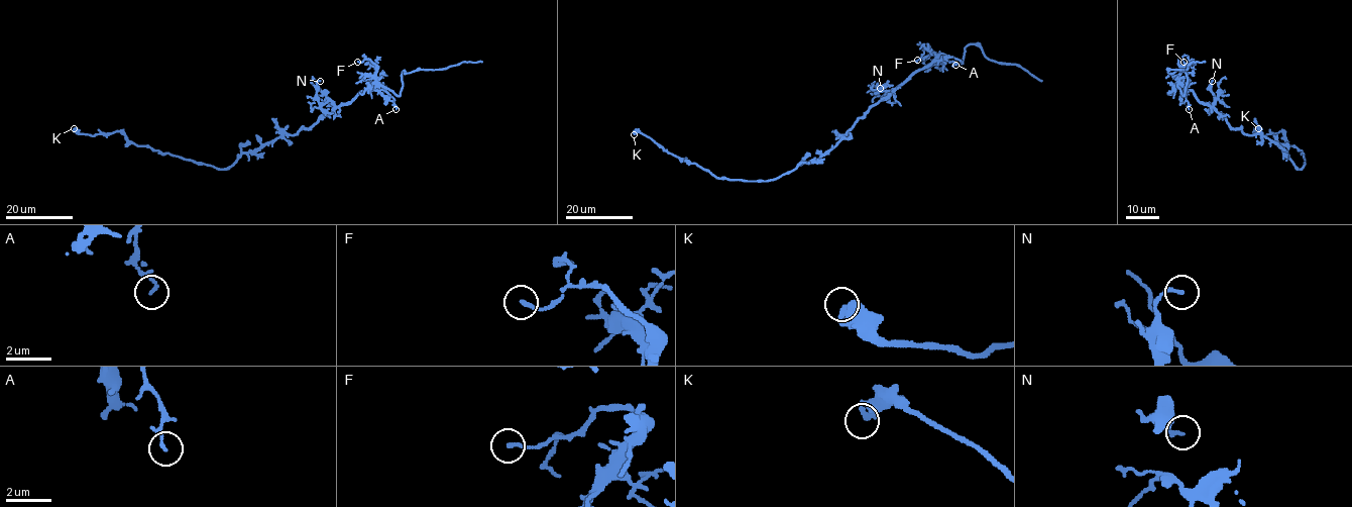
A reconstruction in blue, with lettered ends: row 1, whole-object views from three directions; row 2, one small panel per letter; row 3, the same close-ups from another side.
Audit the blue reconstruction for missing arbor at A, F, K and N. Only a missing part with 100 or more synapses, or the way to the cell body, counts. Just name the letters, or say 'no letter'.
no letter

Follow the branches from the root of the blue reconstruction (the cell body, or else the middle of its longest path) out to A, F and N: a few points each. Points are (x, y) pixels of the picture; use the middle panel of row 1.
A: (855, 121), (933, 62), (945, 60), (955, 65)
F: (855, 121), (917, 71), (928, 67), (936, 56), (917, 60)
N: (855, 121), (894, 90), (877, 91), (877, 87), (880, 88)

